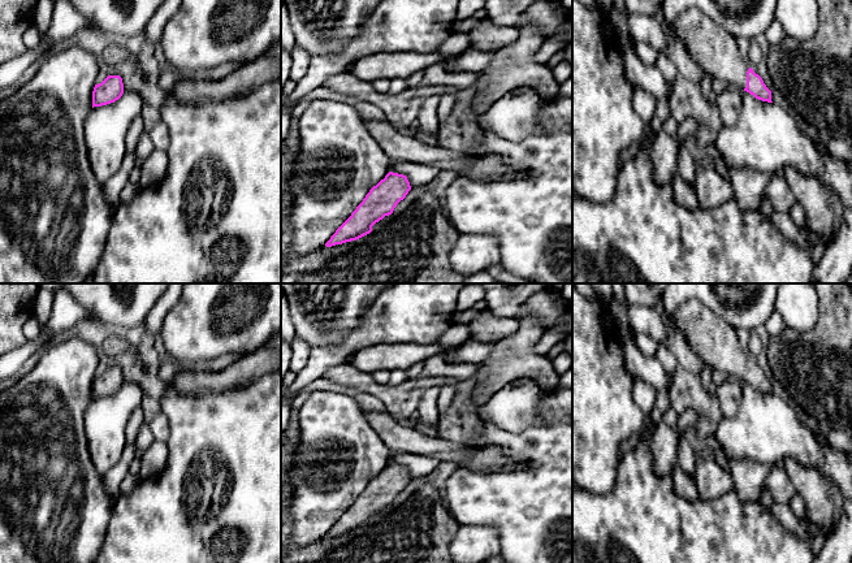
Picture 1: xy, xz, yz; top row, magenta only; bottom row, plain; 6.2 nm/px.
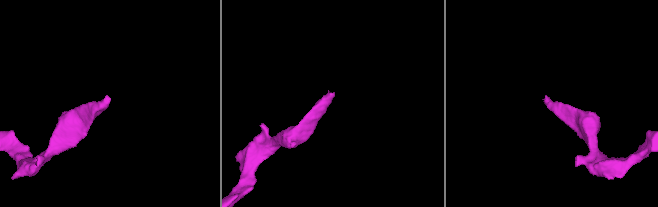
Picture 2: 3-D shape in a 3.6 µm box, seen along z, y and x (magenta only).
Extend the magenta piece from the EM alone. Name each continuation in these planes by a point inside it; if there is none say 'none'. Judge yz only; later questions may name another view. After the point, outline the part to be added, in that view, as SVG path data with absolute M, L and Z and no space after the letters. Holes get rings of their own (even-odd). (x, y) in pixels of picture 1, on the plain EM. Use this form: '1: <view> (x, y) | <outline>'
1: yz (709, 337) | M689 299L679 304L672 312L674 325L686 335L687 346L702 361L713 369L719 369L728 378L744 381L747 378L748 358L743 354L736 330L721 316L714 313L697 299Z

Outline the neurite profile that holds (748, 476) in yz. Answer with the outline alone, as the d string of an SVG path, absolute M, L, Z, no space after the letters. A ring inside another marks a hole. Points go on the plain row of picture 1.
M751 459L728 460L730 475L741 502L752 502L761 497L761 490L767 476L775 471L784 468L783 463L760 463Z

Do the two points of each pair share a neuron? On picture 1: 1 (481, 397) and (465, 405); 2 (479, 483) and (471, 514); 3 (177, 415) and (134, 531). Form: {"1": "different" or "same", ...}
{"1": "same", "2": "same", "3": "same"}

